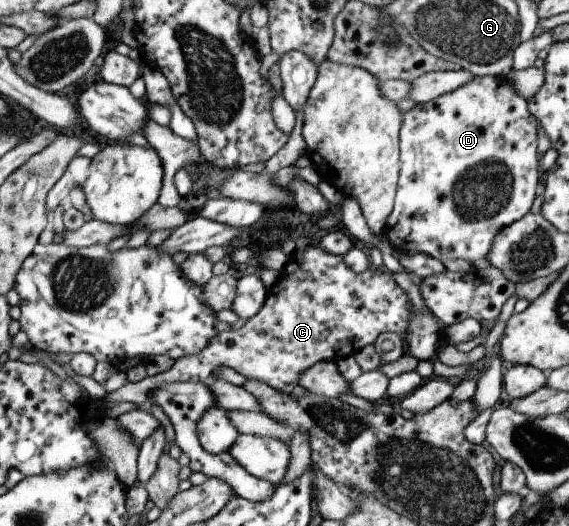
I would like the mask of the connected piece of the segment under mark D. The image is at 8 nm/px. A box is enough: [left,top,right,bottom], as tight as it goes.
[380,76,538,263]

